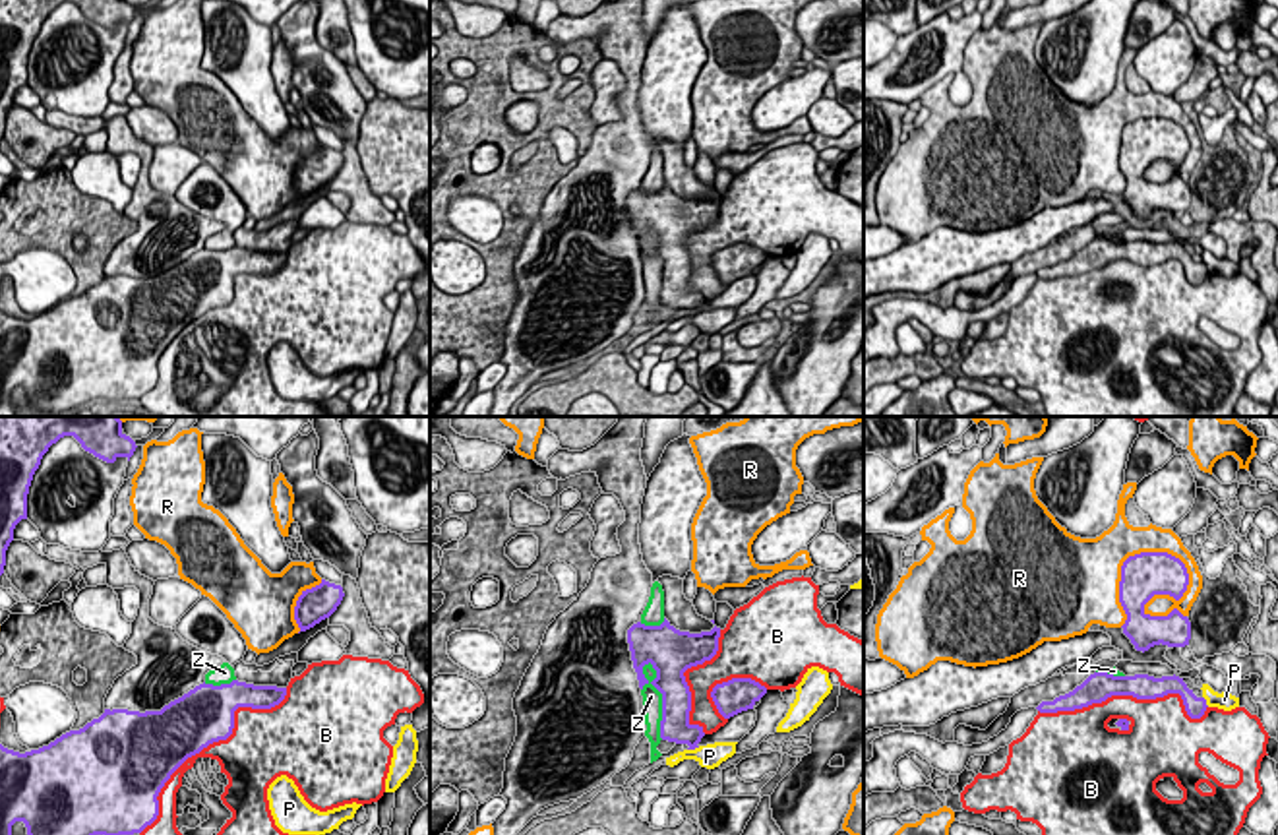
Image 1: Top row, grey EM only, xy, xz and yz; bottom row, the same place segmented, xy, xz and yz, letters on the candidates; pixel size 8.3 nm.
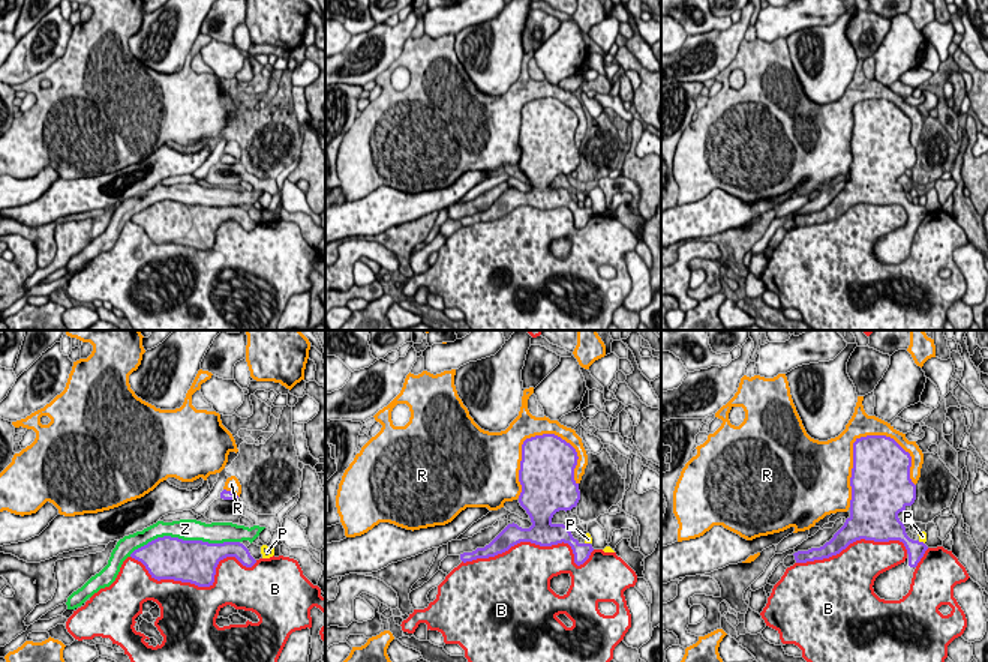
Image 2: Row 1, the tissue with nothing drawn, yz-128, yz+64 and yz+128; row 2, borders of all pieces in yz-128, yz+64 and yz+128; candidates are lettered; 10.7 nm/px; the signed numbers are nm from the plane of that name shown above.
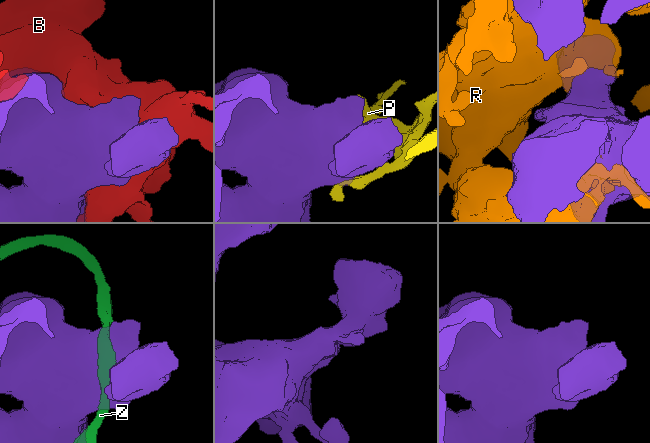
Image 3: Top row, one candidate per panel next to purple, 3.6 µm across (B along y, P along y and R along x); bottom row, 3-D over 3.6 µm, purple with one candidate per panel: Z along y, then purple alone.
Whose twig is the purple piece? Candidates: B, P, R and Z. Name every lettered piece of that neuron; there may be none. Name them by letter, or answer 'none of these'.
Z

